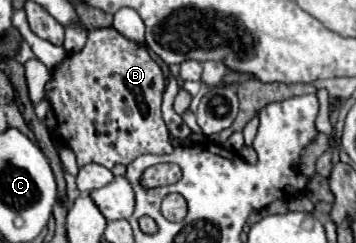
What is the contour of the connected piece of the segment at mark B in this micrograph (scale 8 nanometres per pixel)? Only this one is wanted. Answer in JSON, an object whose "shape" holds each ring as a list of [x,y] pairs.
{"shape":[[[115,28],[89,32],[87,44],[75,54],[67,54],[61,64],[51,72],[45,84],[45,96],[53,106],[57,118],[57,130],[67,148],[73,150],[77,166],[97,162],[105,168],[115,164],[129,164],[141,154],[169,154],[173,150],[171,136],[161,116],[161,98],[165,90],[165,76],[159,64],[149,56],[143,44],[131,42]]]}

